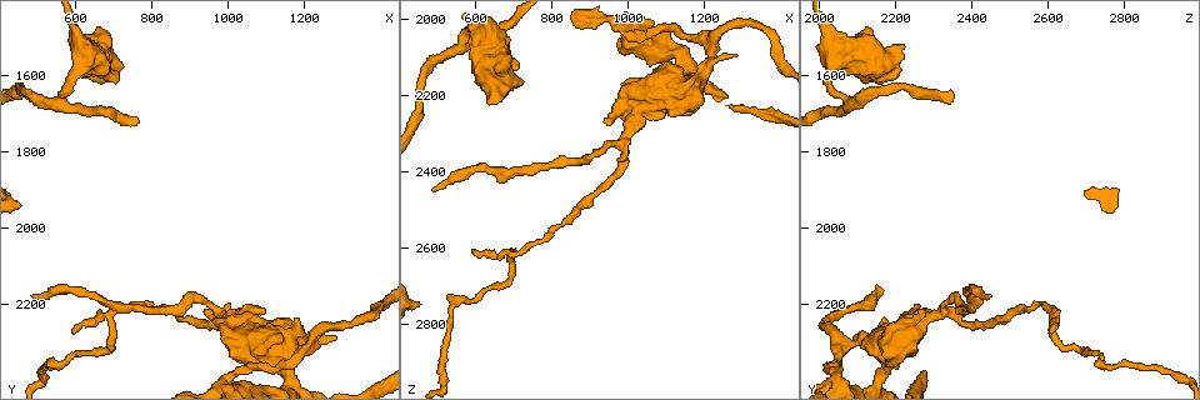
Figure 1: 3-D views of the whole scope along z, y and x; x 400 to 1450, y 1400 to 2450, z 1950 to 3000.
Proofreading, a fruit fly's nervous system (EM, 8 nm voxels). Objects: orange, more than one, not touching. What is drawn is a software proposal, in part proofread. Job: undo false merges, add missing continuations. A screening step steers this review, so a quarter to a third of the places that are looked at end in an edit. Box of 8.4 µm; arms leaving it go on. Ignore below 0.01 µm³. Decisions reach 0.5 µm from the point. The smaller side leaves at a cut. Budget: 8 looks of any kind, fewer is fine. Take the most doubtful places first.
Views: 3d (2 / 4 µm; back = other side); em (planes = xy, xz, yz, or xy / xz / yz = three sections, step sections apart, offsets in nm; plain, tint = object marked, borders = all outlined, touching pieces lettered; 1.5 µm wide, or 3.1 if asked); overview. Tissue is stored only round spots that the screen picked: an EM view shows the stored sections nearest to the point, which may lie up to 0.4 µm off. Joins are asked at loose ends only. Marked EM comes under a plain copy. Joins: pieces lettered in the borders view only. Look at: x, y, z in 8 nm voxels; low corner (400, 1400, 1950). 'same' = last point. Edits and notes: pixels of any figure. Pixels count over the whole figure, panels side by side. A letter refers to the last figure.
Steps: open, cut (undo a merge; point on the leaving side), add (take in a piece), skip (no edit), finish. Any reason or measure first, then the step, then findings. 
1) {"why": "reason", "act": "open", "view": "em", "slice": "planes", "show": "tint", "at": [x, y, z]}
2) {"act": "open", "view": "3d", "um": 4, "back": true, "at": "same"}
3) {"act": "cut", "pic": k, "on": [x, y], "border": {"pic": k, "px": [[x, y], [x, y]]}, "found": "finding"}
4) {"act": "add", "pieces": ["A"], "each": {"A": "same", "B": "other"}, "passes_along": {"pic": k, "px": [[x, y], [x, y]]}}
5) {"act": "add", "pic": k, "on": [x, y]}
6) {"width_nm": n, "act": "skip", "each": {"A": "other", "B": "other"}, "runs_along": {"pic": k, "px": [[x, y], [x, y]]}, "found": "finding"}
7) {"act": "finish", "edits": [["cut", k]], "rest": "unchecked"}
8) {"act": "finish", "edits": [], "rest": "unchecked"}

{"why": "abrupt turn", "act": "open", "view": "em", "slice": "planes", "show": "tint", "at": [565, 1665, 2070]}

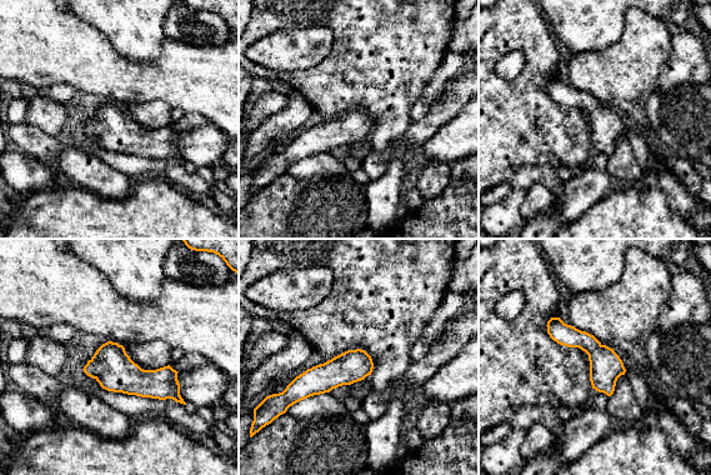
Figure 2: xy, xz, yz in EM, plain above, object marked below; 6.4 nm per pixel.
{"act": "open", "view": "em", "slice": "planes", "show": "borders", "at": "same"}

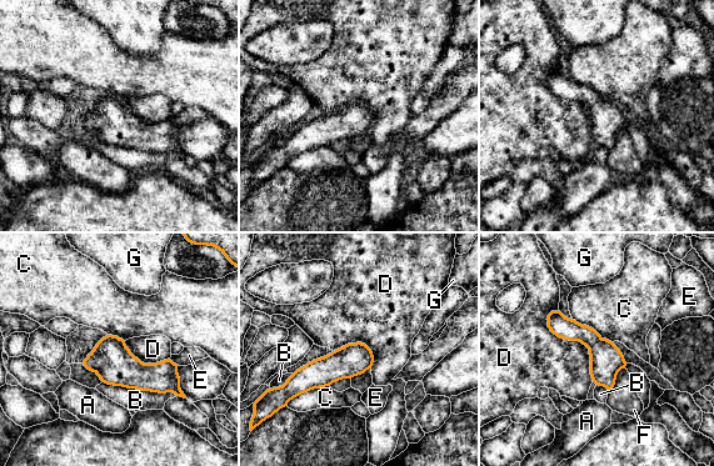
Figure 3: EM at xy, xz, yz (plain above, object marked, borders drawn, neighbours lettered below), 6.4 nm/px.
{"act": "skip", "each": {"A": "other", "B": "other", "C": "other", "D": "other", "E": "other", "F": "other", "G": "other"}, "runs_along": {"pic": 3, "px": [[550, 317], [604, 355], [609, 385]]}, "found": "all the same neuron"}

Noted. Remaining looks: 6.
{"why": "sharp bend", "act": "open", "view": "em", "slice": "xy", "step": 4, "show": "tint", "at": [695, 2320, 2675]}

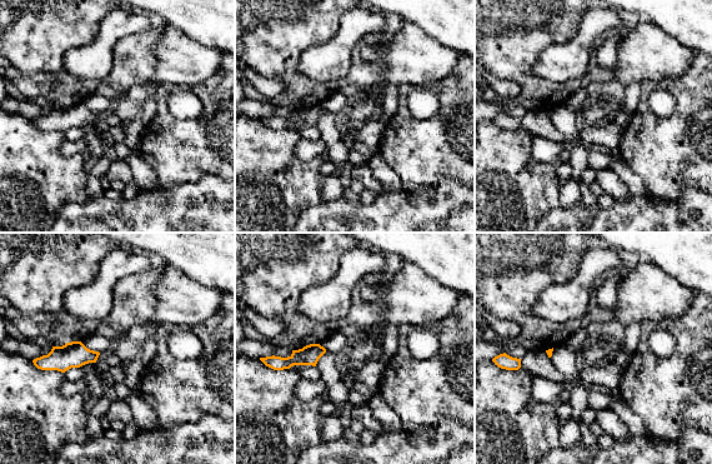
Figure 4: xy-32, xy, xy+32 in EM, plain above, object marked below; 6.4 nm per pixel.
{"why": "see the neighbours", "act": "open", "view": "em", "slice": "xy", "step": 4, "show": "borders", "at": "same"}

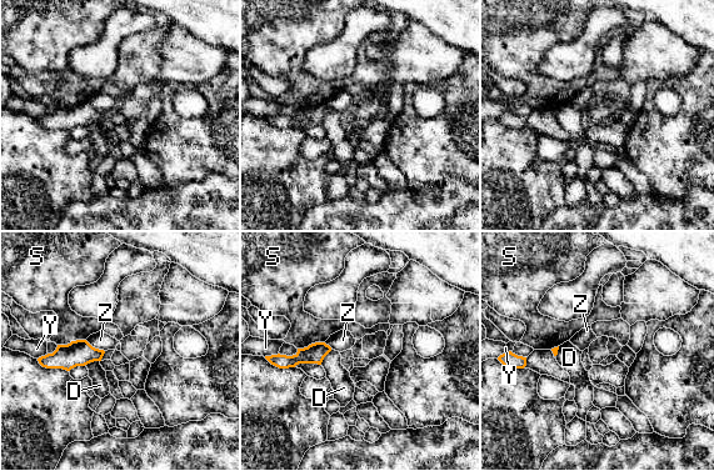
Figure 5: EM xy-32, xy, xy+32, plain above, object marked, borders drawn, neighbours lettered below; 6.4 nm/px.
{"act": "skip", "each": {"D": "other", "S": "other", "Y": "other", "Z": "other"}, "border": {"pic": 5, "px": [[48, 354], [41, 356]]}, "found": "all the same neuron"}

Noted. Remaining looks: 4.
{"why": "a fork", "act": "open", "view": "3d", "um": 2, "at": [1215, 2300, 2065]}

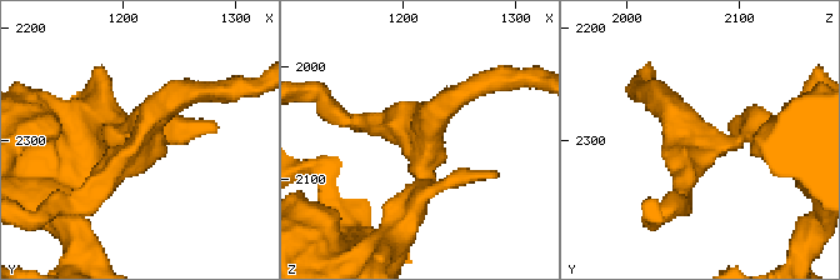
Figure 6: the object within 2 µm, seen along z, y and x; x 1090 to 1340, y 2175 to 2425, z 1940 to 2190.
{"act": "open", "view": "em", "slice": "xz", "step": 8, "show": "borders", "at": [1216, 2304, 2066]}

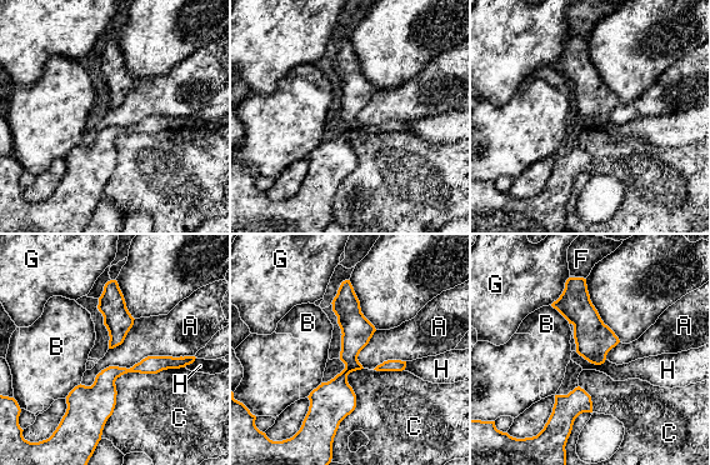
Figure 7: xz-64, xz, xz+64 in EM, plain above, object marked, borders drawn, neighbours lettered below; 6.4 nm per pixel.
{"longest_contact_nm": ["A", 750], "act": "cut", "pic": 7, "on": [356, 330], "each": {"A": "other", "B": "other", "C": "other", "F": "other", "G": "other", "H": "other"}, "part_leaving": {"pic": 7, "px": [[345, 284], [354, 365]]}, "found": "two neurons meet here"}

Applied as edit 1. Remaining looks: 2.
{"act": "finish", "edits": [["cut", 7]], "rest": "unchecked"}

